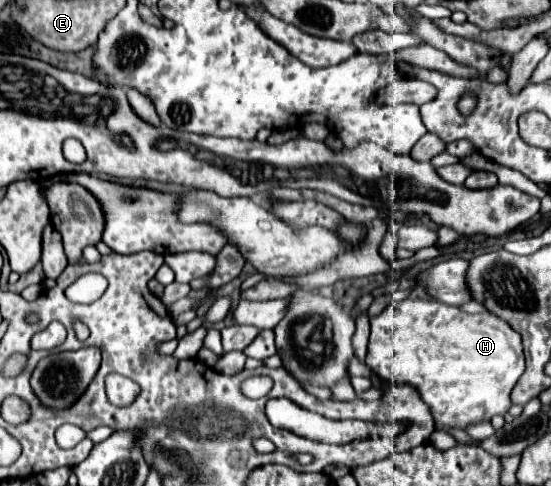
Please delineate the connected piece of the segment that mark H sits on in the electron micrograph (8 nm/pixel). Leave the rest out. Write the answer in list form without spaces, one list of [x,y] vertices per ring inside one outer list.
[[[433,299],[393,301],[375,315],[365,363],[391,383],[409,383],[419,389],[439,431],[445,431],[447,427],[465,429],[469,423],[489,421],[493,415],[505,415],[511,405],[512,389],[525,371],[521,335],[513,331],[507,321],[501,317],[497,319],[497,315],[487,311],[471,315]]]

